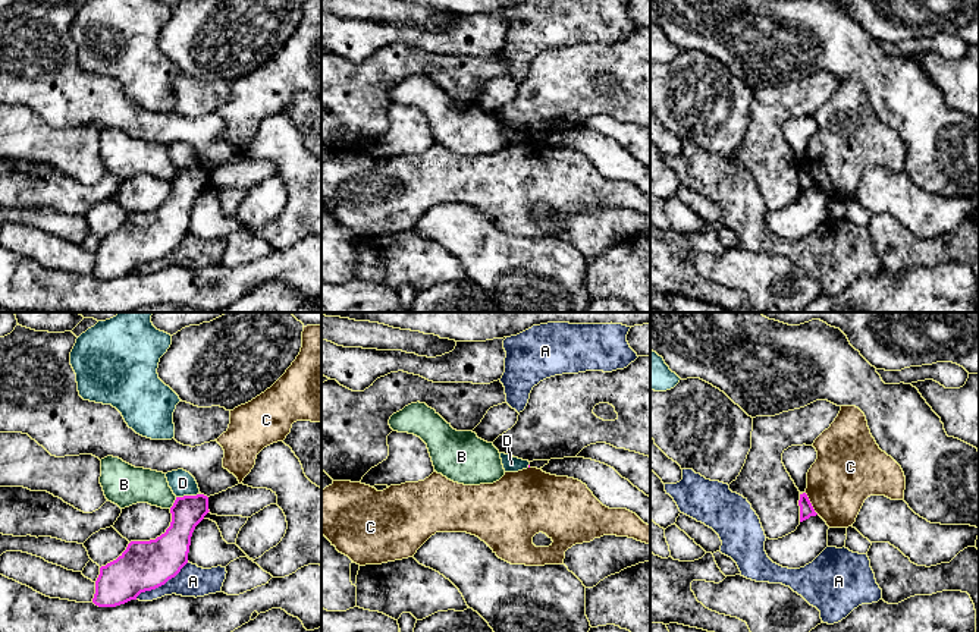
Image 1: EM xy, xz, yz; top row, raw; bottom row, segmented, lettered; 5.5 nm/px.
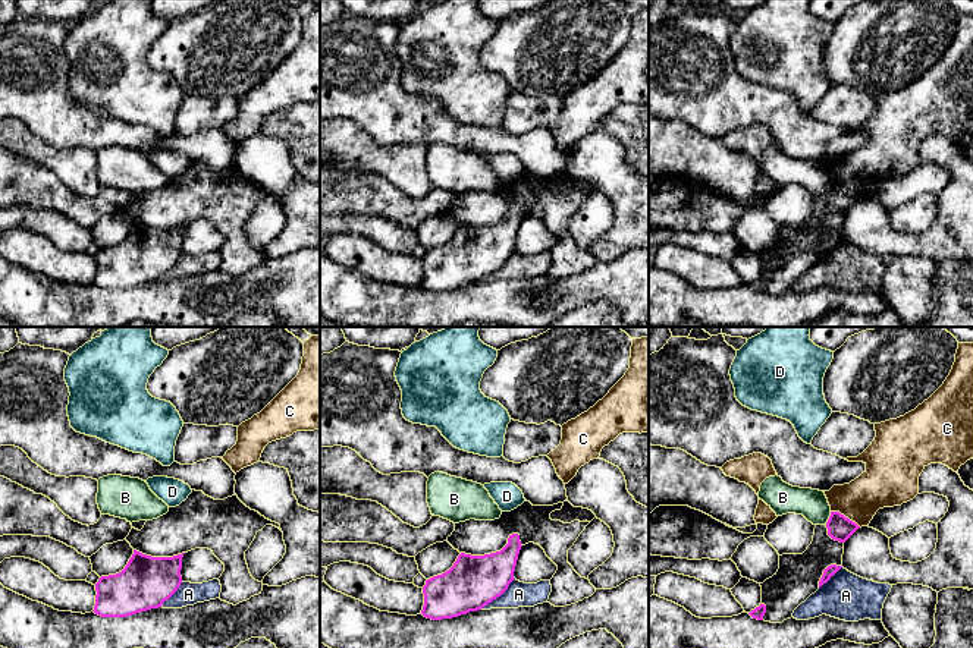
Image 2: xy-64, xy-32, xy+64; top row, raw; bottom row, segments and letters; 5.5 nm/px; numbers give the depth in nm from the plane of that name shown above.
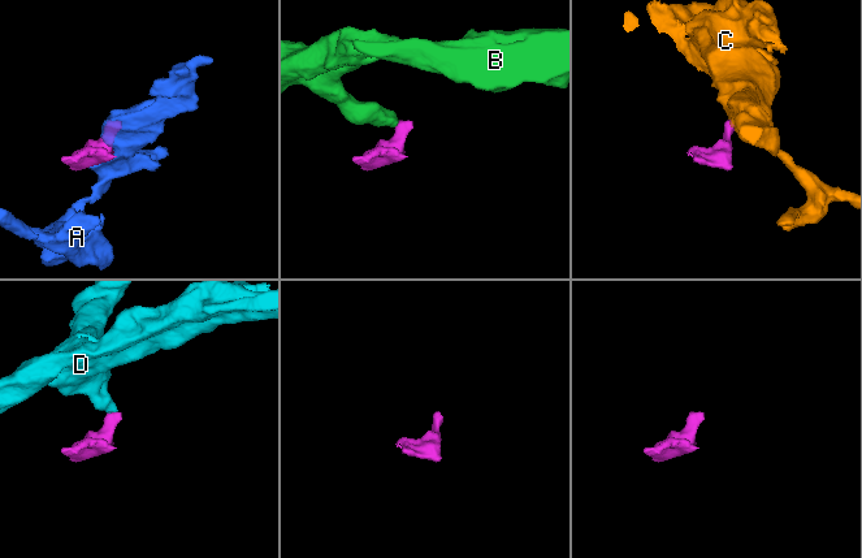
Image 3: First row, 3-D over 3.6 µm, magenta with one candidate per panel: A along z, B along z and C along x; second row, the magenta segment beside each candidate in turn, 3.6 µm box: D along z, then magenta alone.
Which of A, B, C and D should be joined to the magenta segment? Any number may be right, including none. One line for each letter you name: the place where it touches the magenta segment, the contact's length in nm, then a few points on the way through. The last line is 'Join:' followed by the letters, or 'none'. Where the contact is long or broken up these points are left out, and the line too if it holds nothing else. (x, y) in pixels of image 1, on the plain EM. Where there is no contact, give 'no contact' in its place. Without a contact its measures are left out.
Join: none

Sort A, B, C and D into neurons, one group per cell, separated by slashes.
A / B / C / D

